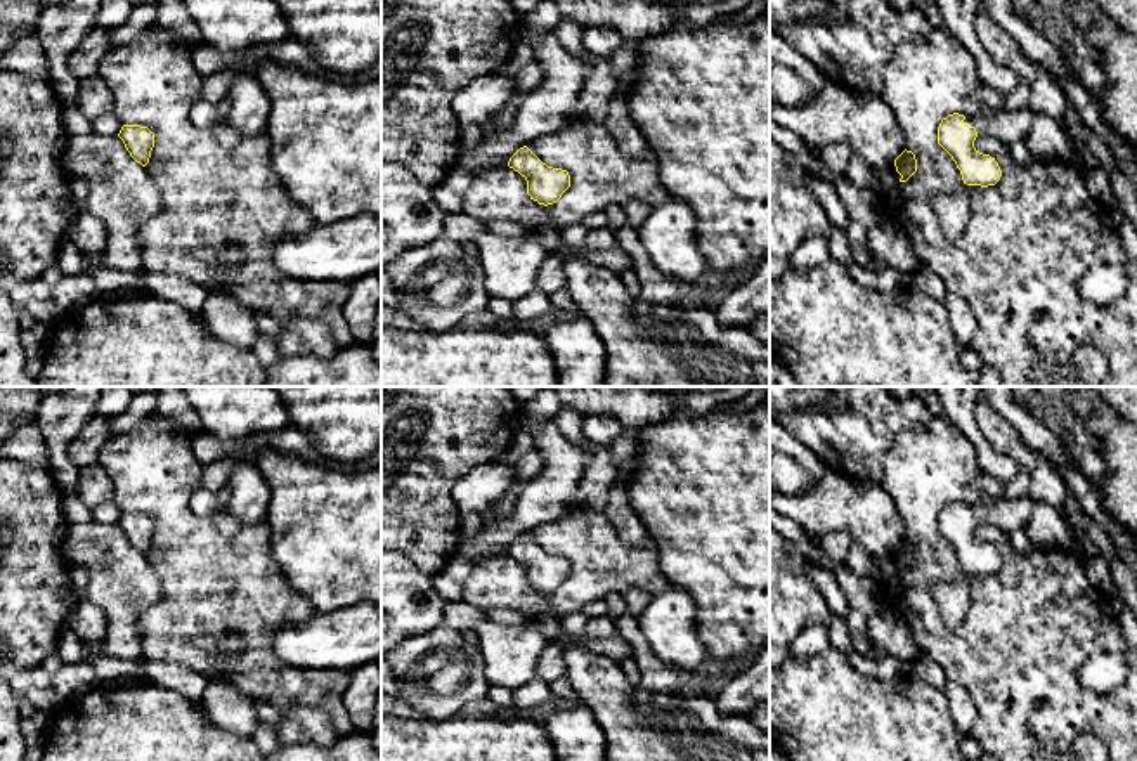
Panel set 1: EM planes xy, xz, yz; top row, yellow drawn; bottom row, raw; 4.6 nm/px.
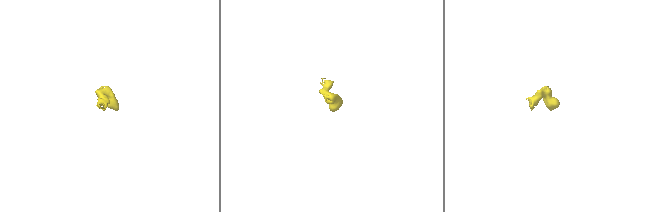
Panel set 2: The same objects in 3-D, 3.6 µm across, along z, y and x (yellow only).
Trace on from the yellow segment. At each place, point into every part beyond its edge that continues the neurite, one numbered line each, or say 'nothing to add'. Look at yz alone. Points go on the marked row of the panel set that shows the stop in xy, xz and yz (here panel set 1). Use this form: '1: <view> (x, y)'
1: yz (1007, 125)
2: yz (884, 177)

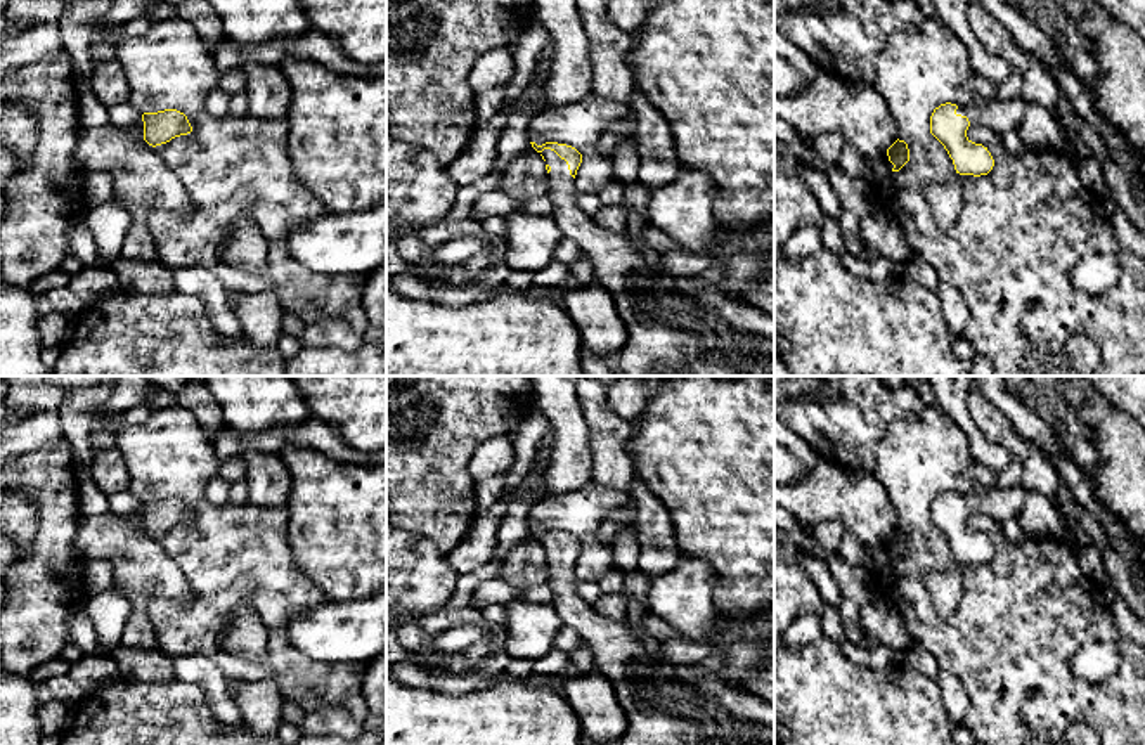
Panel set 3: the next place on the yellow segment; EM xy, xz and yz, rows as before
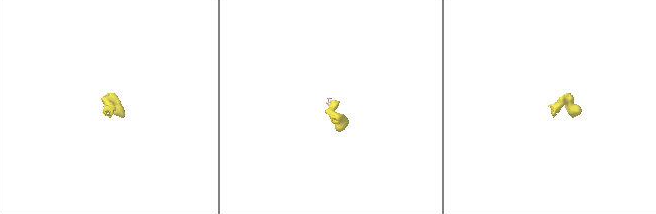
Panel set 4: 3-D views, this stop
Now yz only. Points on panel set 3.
1: yz (1000, 115)
2: yz (877, 167)

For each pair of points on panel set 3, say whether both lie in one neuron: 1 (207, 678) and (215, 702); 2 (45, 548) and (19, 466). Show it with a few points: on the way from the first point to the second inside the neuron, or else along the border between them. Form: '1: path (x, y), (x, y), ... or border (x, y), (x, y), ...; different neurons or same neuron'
1: path (210, 683), (215, 697); same neuron
2: path (49, 527), (49, 496), (40, 487); same neuron

